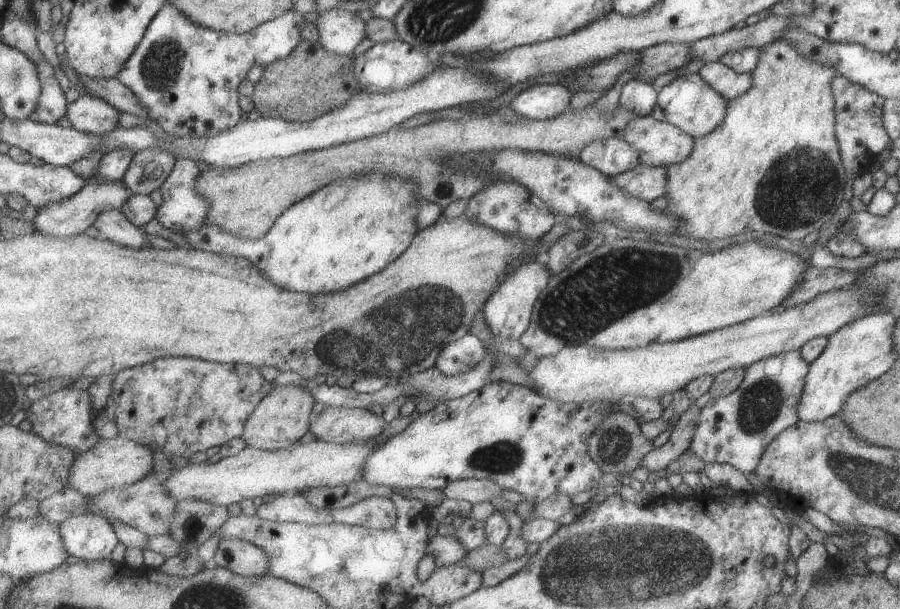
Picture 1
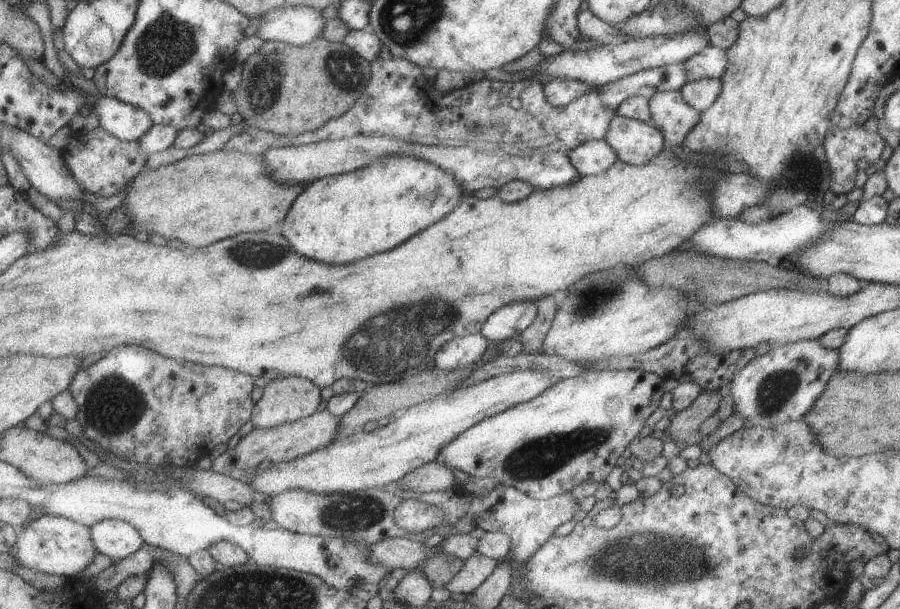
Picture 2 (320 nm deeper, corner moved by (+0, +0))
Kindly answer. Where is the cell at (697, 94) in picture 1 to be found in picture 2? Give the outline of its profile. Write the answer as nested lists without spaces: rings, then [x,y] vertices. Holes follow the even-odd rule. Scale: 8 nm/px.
[[[680,90],[659,91],[648,99],[651,124],[662,134],[665,148],[682,146],[699,113],[683,102]]]

